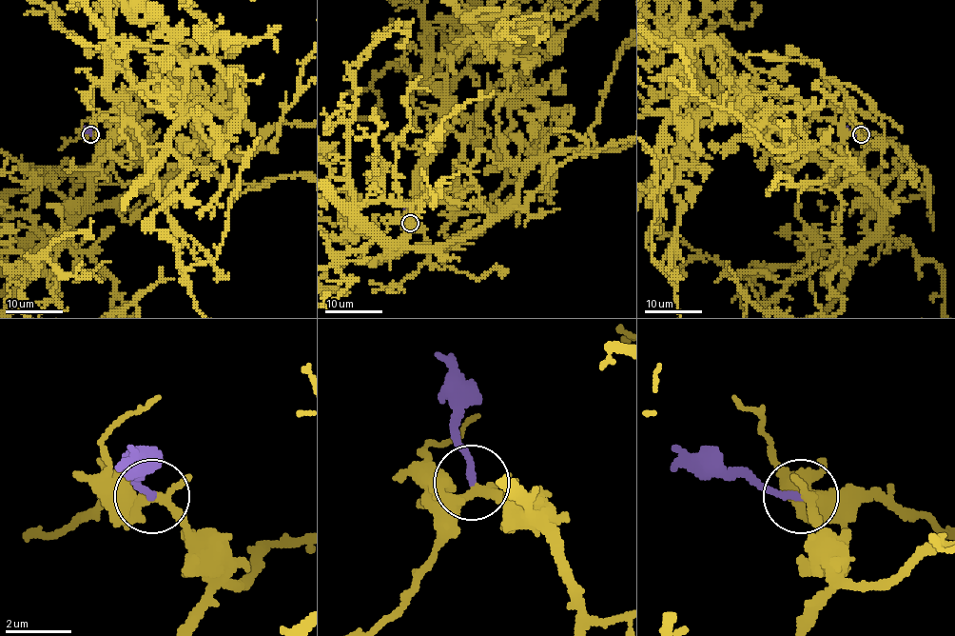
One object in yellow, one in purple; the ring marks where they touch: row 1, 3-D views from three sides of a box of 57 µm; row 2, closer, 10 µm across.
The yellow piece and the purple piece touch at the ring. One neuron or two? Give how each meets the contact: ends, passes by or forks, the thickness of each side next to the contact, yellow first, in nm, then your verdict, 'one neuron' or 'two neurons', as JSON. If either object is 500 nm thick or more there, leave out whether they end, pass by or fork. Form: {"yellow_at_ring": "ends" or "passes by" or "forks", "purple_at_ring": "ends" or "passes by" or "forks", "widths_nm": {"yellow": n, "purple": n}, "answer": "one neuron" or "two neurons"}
{"yellow_at_ring": "forks", "purple_at_ring": "ends", "widths_nm": {"yellow": 280, "purple": 200}, "answer": "one neuron"}

